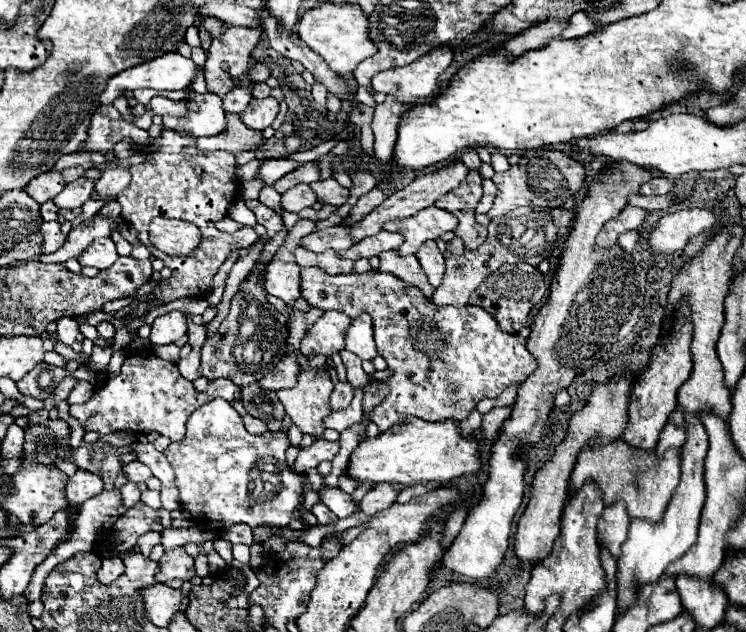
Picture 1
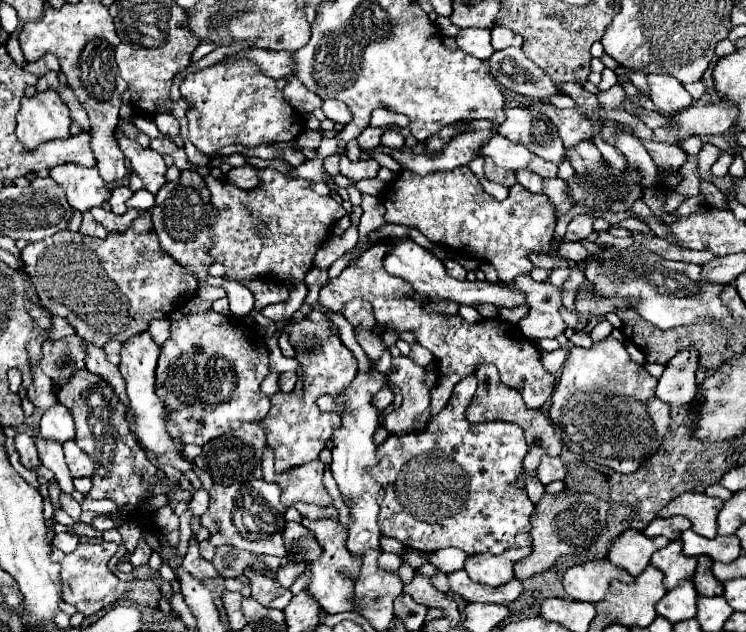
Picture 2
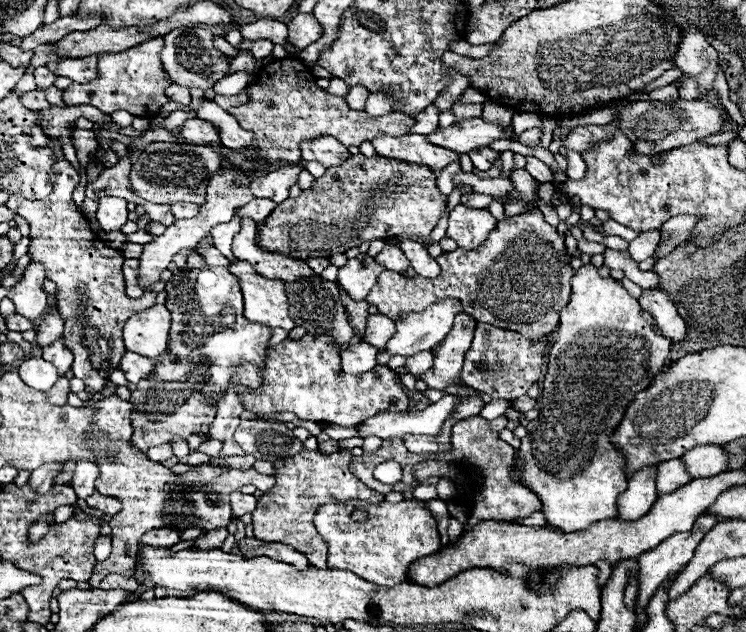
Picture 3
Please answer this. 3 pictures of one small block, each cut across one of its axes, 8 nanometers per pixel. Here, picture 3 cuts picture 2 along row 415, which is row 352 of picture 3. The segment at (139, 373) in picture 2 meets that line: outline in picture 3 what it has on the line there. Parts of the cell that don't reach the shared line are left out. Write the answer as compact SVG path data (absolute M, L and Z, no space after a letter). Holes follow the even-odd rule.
M154 304L140 314L128 318L124 326L126 350L144 358L158 358L168 350L170 312L164 304Z

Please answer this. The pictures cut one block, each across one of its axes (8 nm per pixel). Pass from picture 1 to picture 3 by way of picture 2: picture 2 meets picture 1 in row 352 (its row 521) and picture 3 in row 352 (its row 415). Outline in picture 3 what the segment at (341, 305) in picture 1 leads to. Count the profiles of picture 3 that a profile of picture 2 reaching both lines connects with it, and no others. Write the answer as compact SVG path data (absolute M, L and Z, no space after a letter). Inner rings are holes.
M456 314L454 326L448 336L442 340L438 352L434 354L434 366L426 370L420 378L428 384L428 388L444 390L450 384L460 384L460 374L464 354L468 352L474 340L474 318L470 314Z

